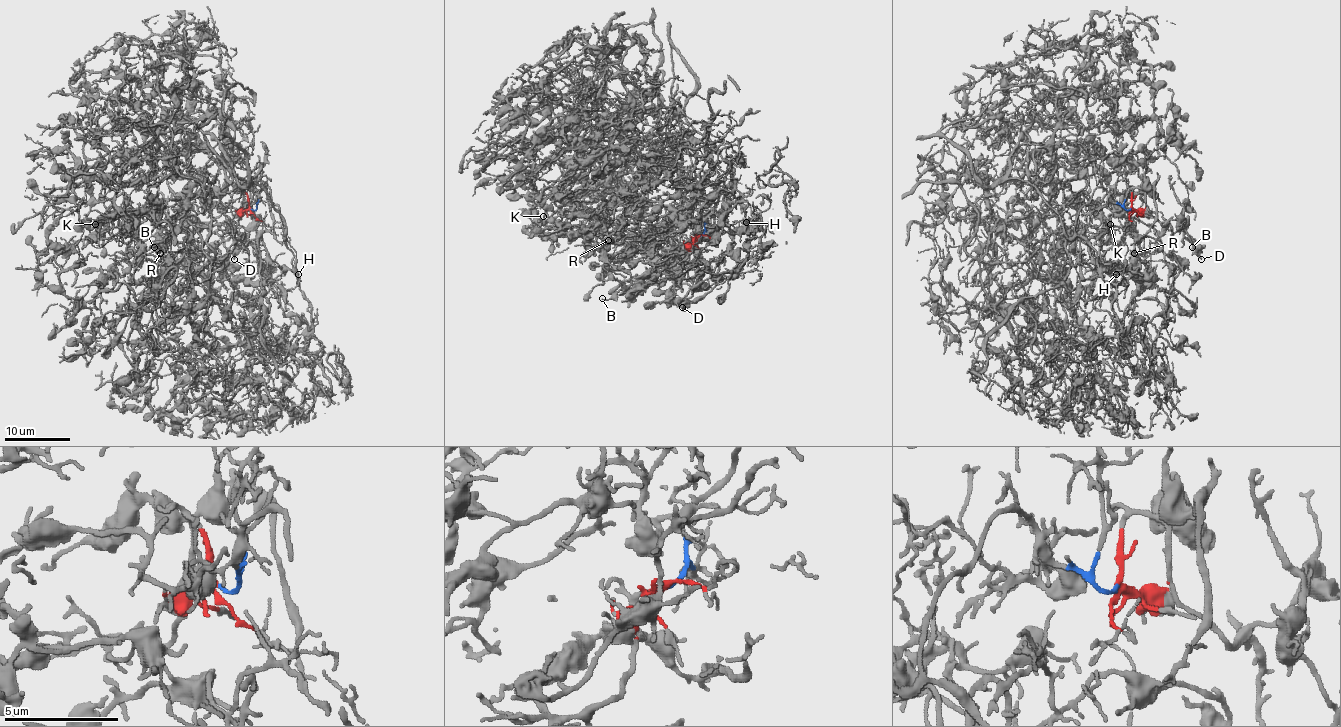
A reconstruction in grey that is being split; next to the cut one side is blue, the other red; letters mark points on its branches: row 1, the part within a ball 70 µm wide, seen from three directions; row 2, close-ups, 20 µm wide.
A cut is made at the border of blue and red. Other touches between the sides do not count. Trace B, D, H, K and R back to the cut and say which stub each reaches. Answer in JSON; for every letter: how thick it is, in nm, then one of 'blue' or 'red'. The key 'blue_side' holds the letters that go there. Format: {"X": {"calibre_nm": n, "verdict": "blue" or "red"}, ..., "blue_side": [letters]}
{"B": {"calibre_nm": 120, "verdict": "red"}, "D": {"calibre_nm": 260, "verdict": "red"}, "H": {"calibre_nm": 200, "verdict": "blue"}, "K": {"calibre_nm": 150, "verdict": "blue"}, "R": {"calibre_nm": 170, "verdict": "blue"}, "blue_side": ["H", "K", "R"]}

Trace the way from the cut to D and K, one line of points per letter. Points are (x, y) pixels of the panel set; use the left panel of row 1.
D: (250, 209), (242, 212), (235, 225), (229, 219), (244, 229), (244, 240), (234, 259)
K: (252, 209), (268, 188), (310, 312), (278, 351), (224, 318), (221, 261), (185, 219), (165, 245), (95, 224)

